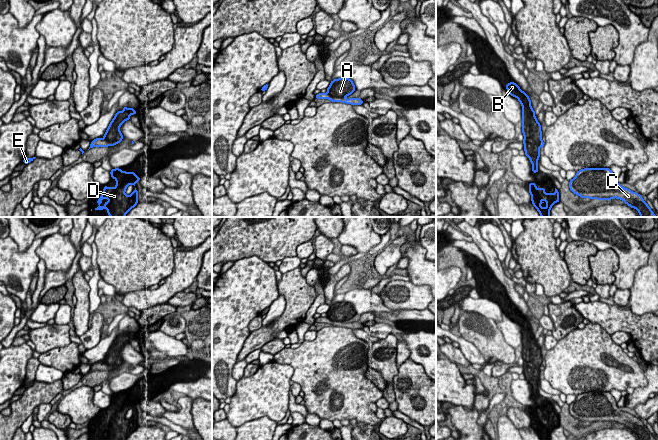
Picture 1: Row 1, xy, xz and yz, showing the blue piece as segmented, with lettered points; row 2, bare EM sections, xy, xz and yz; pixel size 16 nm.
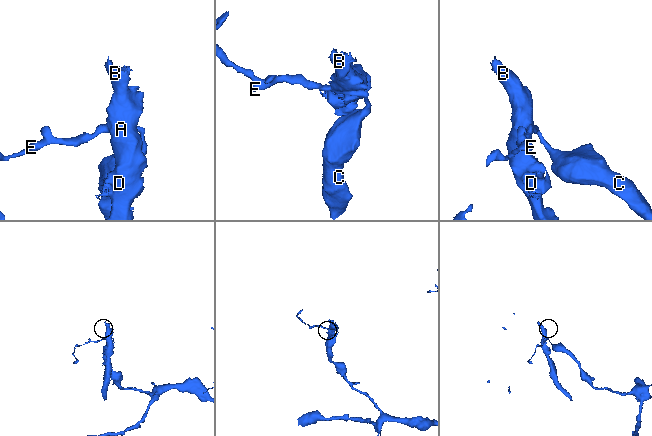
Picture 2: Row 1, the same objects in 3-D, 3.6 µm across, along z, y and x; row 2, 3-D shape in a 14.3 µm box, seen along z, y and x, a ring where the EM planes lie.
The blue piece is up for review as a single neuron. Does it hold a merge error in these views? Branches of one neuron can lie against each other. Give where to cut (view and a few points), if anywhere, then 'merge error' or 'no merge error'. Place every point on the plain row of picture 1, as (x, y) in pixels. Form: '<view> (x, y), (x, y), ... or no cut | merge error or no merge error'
xz (327, 316), (332, 320), (343, 322) | merge error

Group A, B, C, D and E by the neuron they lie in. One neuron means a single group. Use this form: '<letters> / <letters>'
A B D / C E

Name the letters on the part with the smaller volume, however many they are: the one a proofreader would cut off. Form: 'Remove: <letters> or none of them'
Remove: A, B, D

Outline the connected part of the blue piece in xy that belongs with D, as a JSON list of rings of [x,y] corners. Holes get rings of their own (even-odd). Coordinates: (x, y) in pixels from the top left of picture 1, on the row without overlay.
[[[113,392],[110,398],[111,402],[116,404],[116,410],[114,412],[106,409],[103,411],[104,415],[97,424],[98,431],[95,434],[106,433],[109,440],[126,440],[139,426],[139,416],[135,408],[140,405],[140,401],[135,396],[122,395],[120,392]],[[130,408],[135,414],[128,420],[125,415]]]

